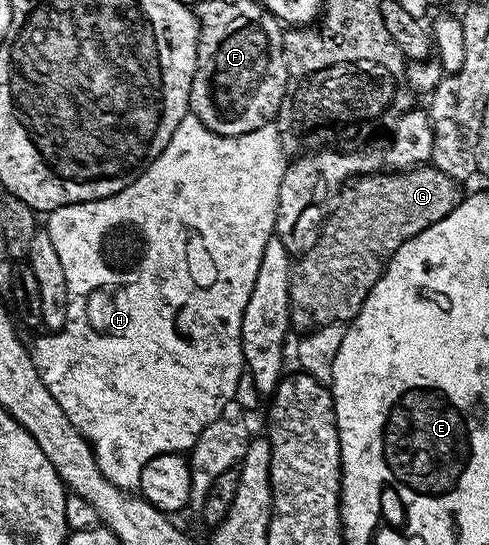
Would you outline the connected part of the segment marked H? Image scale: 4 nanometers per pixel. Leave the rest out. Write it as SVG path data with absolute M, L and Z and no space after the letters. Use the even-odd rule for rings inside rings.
M189 115L184 118L184 124L176 128L176 133L170 135L170 143L167 149L160 152L160 157L154 159L154 163L150 163L150 167L146 167L146 171L134 183L130 183L130 187L126 187L120 192L116 192L112 196L107 196L106 199L88 200L86 203L74 203L66 207L58 207L51 210L47 214L48 225L46 231L50 235L50 241L54 243L54 247L58 251L58 259L62 259L62 268L66 271L66 287L68 288L68 323L65 328L49 332L48 337L44 337L40 341L40 357L35 358L36 366L38 367L38 375L42 375L42 383L46 383L46 387L50 391L50 395L54 395L54 399L58 399L58 407L62 407L62 411L66 411L66 415L70 419L70 423L74 423L74 427L82 434L89 445L92 446L92 453L96 456L98 467L106 475L106 479L110 479L110 483L114 483L119 489L125 491L136 491L140 488L140 476L142 469L146 466L148 460L154 459L156 456L164 453L178 453L183 454L185 451L191 450L192 446L196 444L196 440L202 435L202 431L210 423L214 423L214 419L218 419L218 415L222 415L222 411L231 401L236 400L242 406L245 412L252 413L253 410L258 408L262 394L257 389L256 381L253 375L246 371L243 347L241 345L241 329L243 321L243 312L246 311L248 299L250 299L251 292L254 291L256 277L258 275L260 263L262 263L263 248L266 243L271 239L276 227L276 208L279 203L279 187L282 174L282 166L280 167L280 159L282 160L282 150L280 147L280 131L275 124L263 125L254 131L250 131L246 135L242 135L239 139L226 139L222 135L218 135L214 131L210 131L204 124L201 123L199 116ZM136 221L140 221L140 226L143 229L148 229L149 235L154 235L164 245L164 249L152 249L152 241L148 241L148 252L141 257L138 255L138 243L132 240L127 240L125 246L121 245L118 241L112 241L108 245L108 236L111 233L116 233L119 229L124 229L127 234L131 236L136 232ZM184 228L192 229L192 277L188 277L188 273L184 273L184 269L188 269L188 265L184 265L184 261L180 261L180 257L184 257L184 253L180 253L180 249L184 249Z

